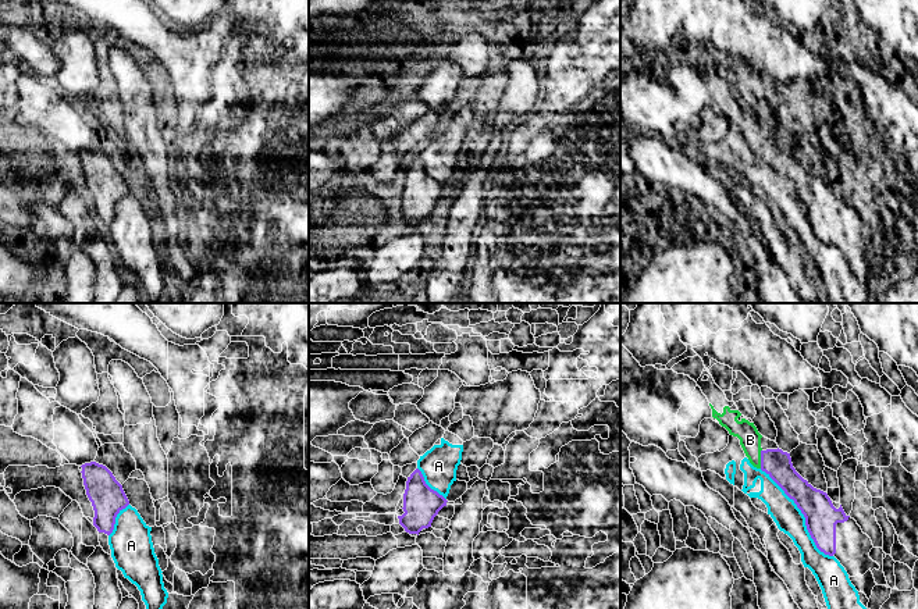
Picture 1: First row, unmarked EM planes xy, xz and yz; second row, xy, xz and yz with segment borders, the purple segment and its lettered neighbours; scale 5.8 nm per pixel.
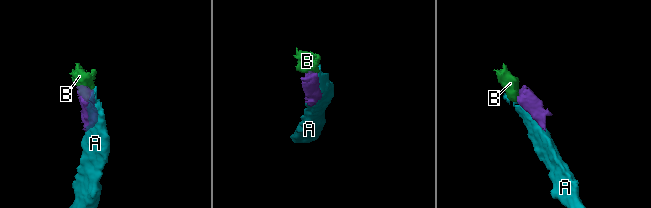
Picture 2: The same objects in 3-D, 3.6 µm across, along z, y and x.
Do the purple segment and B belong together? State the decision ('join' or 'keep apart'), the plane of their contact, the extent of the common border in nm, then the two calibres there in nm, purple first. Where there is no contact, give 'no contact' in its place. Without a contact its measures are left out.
join | yz | 110 nm | 160/130 nm

